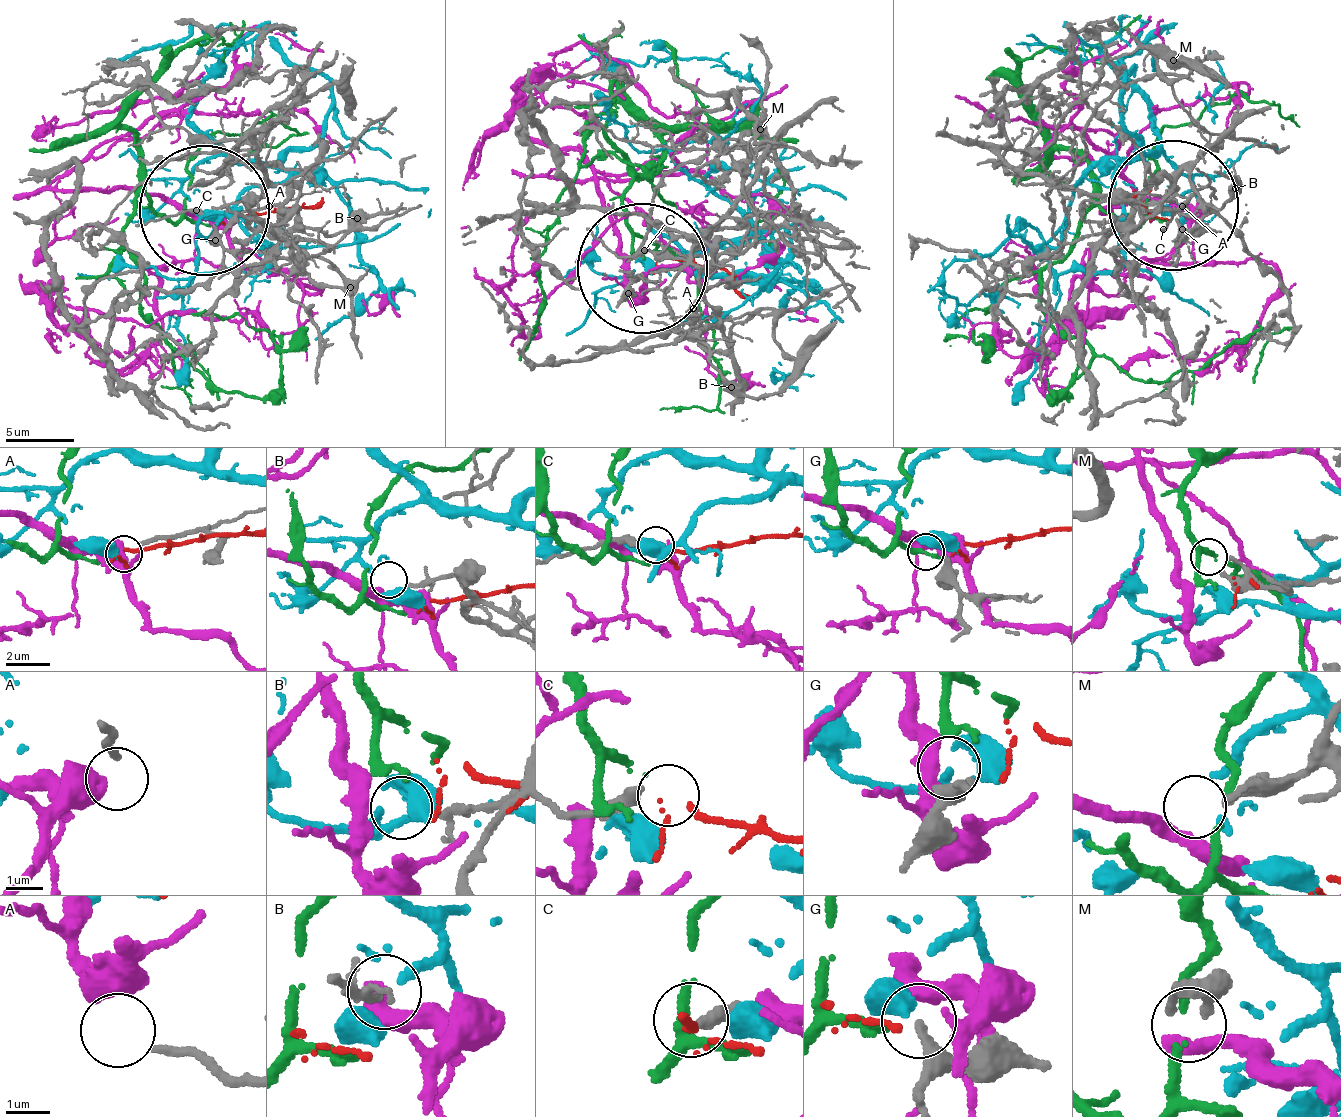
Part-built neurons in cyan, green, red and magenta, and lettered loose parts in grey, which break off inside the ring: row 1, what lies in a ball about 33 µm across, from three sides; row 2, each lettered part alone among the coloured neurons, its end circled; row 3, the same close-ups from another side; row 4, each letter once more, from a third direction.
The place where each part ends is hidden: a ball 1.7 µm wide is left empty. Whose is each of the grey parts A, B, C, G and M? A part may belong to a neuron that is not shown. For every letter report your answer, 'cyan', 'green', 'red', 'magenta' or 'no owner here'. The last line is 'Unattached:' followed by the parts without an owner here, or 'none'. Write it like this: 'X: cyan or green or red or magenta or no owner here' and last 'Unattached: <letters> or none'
A: magenta
B: no owner here
C: red
G: no owner here
M: no owner here
Unattached: B, G, M

